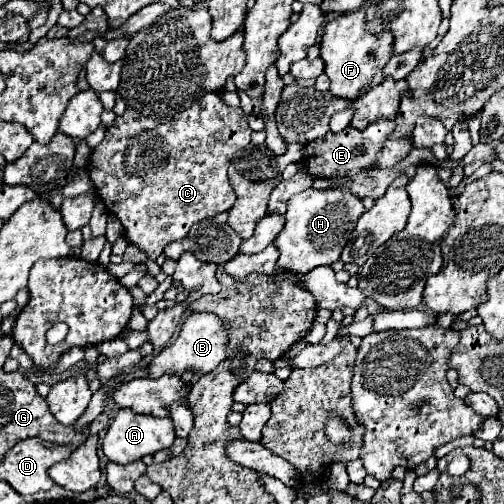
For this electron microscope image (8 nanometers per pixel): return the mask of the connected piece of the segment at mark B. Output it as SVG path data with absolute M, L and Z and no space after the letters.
M194 312L190 314L180 330L180 336L174 340L172 346L166 346L160 354L156 354L148 366L150 378L160 378L164 374L184 374L186 370L192 370L194 374L208 374L212 372L224 358L226 358L226 346L228 346L228 324L222 322L218 316L208 312Z

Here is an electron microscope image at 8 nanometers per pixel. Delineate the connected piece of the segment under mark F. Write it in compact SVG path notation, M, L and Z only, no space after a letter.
M364 8L350 14L342 14L332 22L328 22L324 28L324 36L320 42L322 48L320 56L326 62L324 74L332 82L330 92L338 98L356 100L360 92L368 92L368 88L374 88L386 80L382 70L392 56L392 32L390 30L384 30L380 34L368 32L364 14L366 14Z

